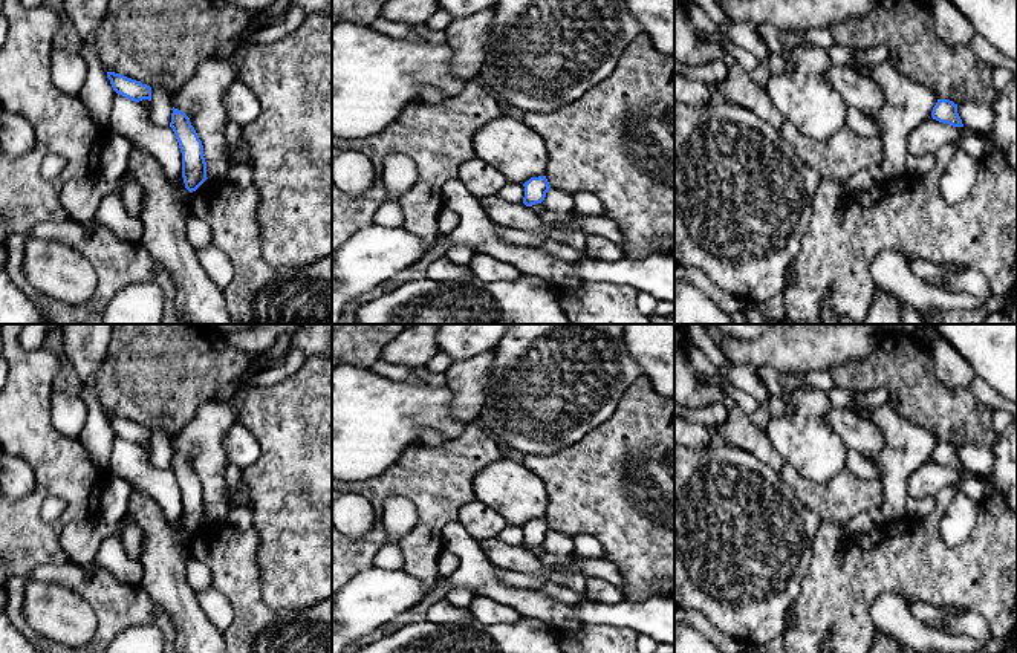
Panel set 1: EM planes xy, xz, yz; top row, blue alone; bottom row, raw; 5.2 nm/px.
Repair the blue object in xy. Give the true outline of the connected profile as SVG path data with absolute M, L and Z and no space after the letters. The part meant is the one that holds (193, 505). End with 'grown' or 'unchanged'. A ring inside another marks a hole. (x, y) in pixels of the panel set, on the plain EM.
M174 450L170 469L176 477L182 495L182 520L185 531L193 535L208 521L202 483L191 468L190 460Z; unchanged

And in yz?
M937 442L936 448L933 450L931 460L953 469L963 469L957 456L957 447L950 442Z; unchanged

